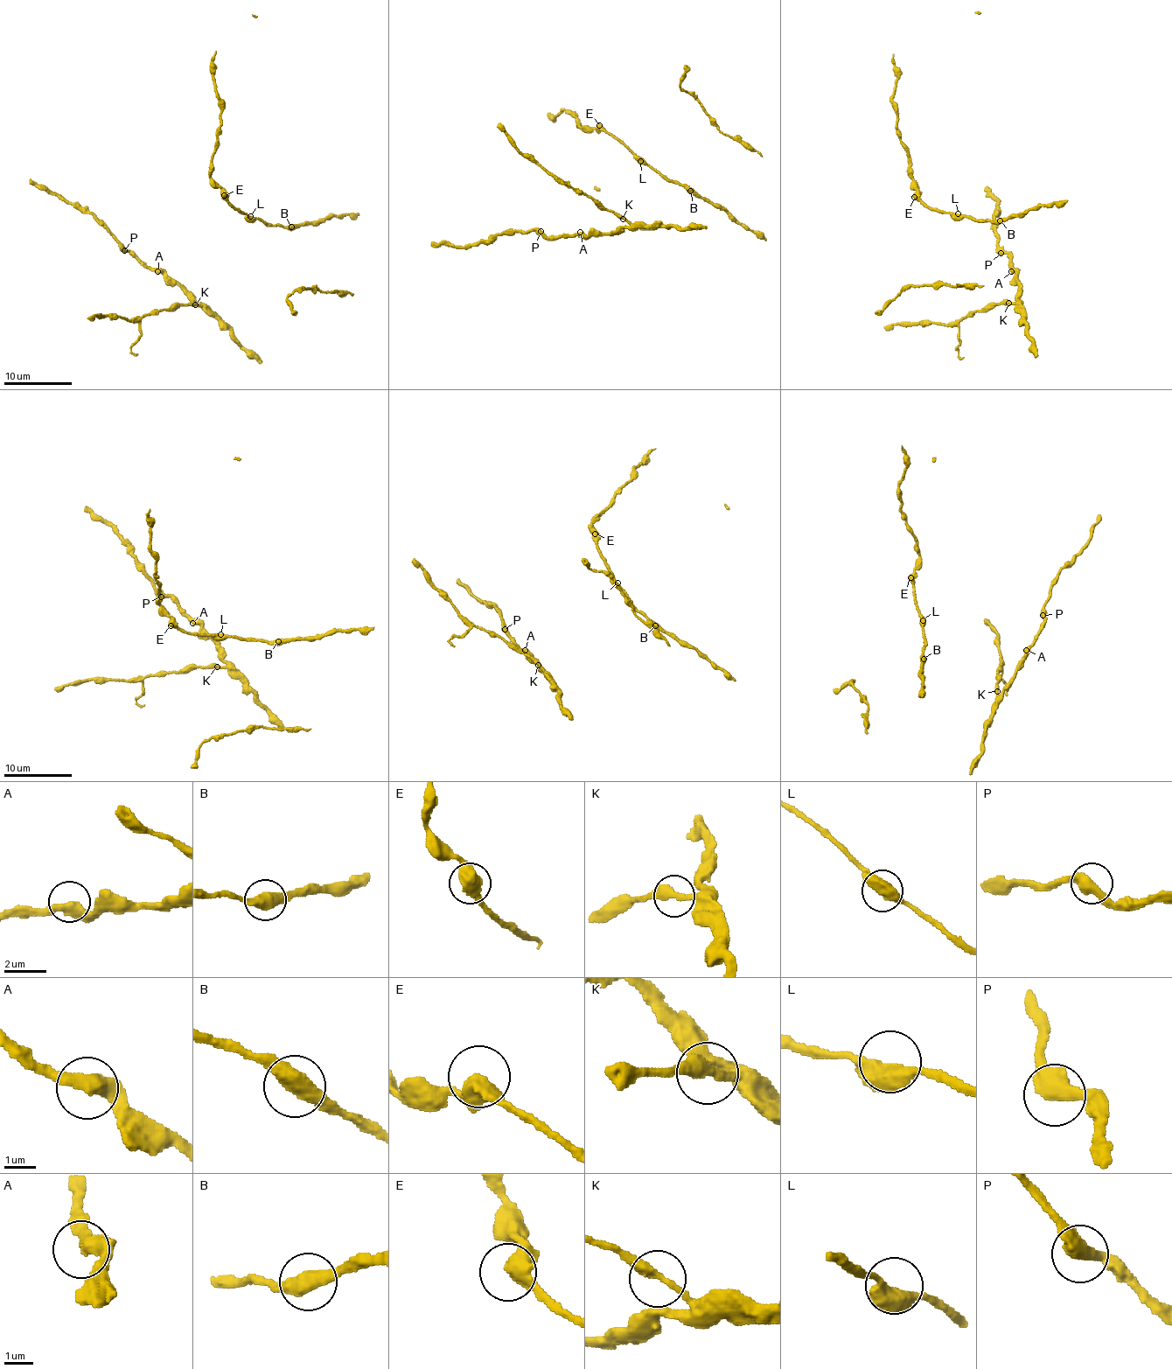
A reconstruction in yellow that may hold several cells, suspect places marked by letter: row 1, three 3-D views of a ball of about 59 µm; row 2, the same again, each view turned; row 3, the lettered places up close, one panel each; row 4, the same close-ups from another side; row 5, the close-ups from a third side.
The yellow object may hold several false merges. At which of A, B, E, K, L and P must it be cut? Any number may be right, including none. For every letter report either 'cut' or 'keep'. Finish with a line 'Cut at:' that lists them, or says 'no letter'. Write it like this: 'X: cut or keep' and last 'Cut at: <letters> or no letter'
A: keep
B: keep
E: keep
K: keep
L: keep
P: keep
Cut at: no letter

